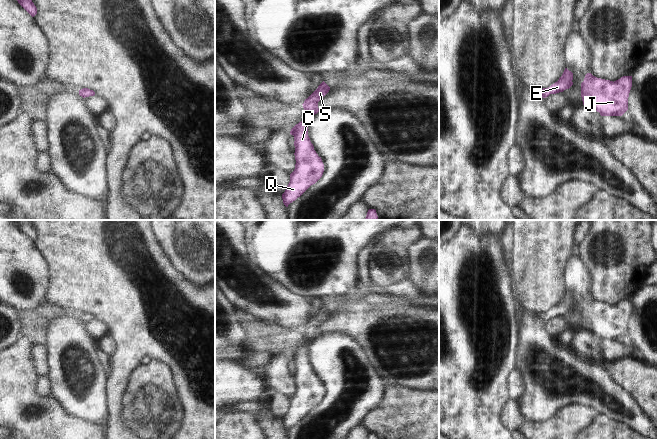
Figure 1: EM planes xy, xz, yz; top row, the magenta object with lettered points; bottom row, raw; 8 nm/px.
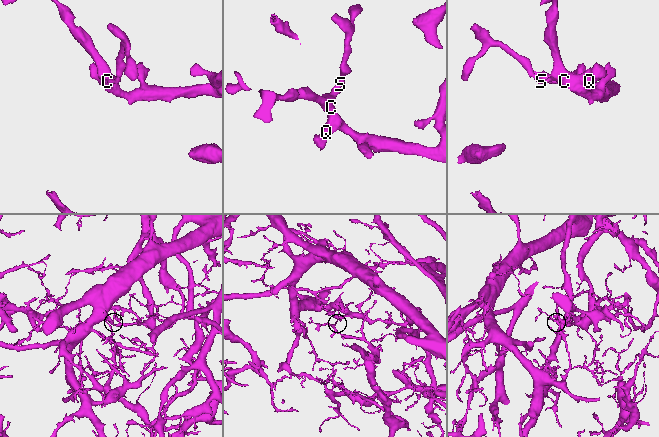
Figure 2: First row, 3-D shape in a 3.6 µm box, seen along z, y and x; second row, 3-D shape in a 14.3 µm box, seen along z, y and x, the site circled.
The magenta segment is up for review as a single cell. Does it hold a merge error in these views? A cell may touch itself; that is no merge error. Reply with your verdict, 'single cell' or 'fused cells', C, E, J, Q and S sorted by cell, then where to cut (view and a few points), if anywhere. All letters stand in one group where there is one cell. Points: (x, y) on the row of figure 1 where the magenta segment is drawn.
single cell | C E J Q S | no cut

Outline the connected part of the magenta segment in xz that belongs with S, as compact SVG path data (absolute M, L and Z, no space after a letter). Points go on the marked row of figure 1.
M323 81L318 88L305 99L303 108L305 118L290 131L294 136L295 169L290 174L290 182L282 194L286 207L300 197L311 185L315 184L323 175L324 164L321 157L314 150L308 136L308 122L320 110L318 102L329 92L330 87Z

